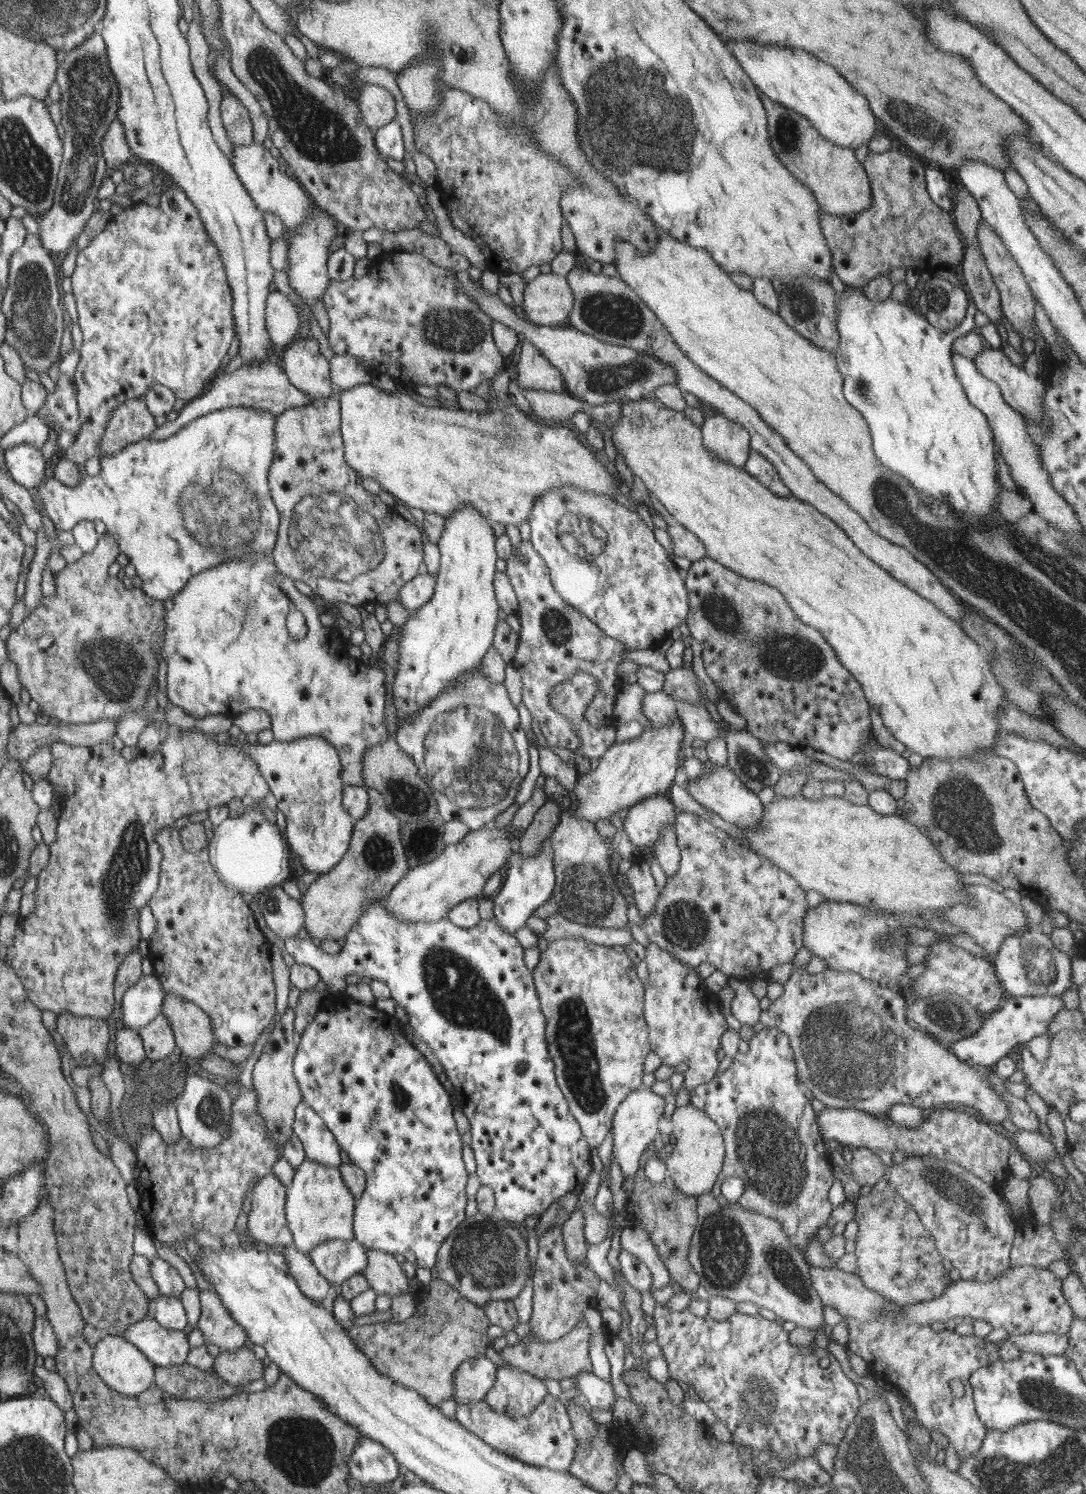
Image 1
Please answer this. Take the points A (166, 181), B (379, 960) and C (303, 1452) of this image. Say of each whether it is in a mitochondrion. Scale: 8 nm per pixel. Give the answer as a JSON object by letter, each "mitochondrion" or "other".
{"A":"other","B":"other","C":"mitochondrion"}

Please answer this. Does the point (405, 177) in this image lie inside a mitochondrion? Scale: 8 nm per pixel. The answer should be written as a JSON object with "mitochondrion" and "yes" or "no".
{"mitochondrion":"no"}

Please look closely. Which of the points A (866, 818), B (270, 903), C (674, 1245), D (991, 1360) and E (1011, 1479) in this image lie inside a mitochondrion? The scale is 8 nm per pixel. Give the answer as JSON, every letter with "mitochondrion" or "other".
{"A":"other","B":"mitochondrion","C":"mitochondrion","D":"other","E":"mitochondrion"}

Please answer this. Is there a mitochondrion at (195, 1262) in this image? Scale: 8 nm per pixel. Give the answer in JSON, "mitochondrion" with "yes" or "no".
{"mitochondrion":"no"}

